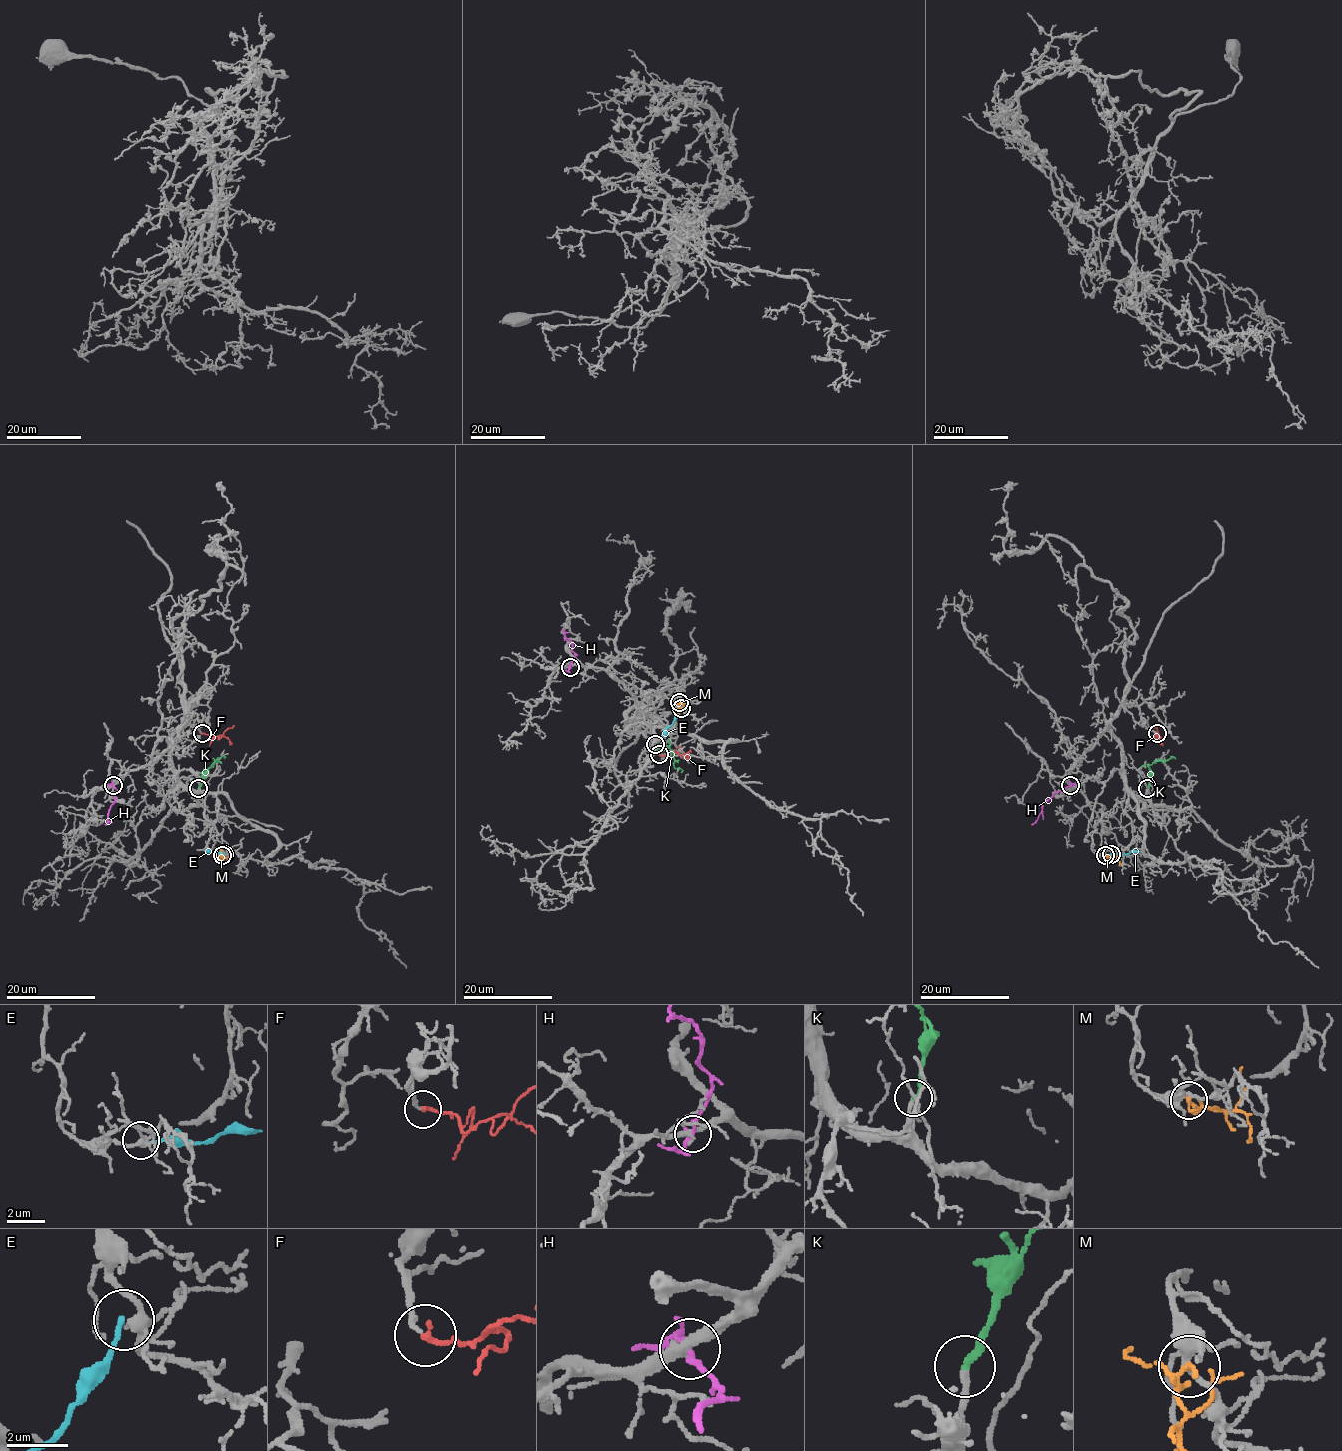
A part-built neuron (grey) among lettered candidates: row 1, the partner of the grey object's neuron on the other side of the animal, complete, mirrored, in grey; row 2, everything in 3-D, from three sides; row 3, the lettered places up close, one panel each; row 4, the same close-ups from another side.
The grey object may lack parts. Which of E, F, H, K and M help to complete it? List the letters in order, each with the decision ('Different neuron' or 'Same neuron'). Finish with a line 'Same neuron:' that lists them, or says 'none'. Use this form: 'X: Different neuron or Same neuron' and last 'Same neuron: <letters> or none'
E: Different neuron
F: Same neuron
H: Different neuron
K: Same neuron
M: Same neuron
Same neuron: F, K, M

